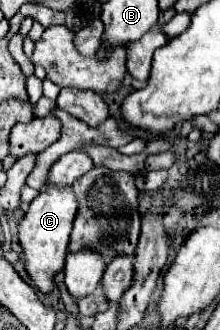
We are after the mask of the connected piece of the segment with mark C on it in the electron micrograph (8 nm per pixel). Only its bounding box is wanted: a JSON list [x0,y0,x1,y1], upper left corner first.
[18,185,78,293]

